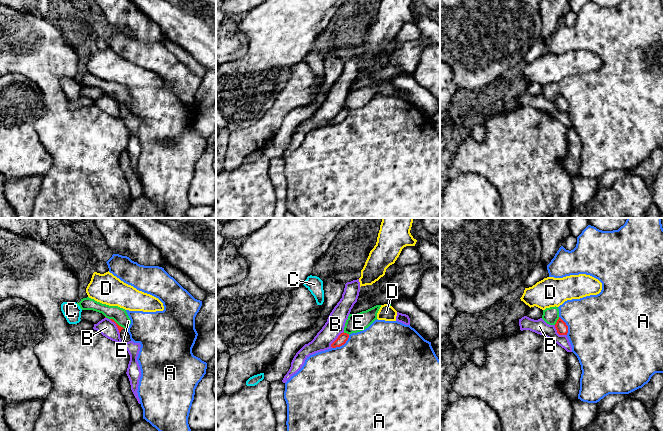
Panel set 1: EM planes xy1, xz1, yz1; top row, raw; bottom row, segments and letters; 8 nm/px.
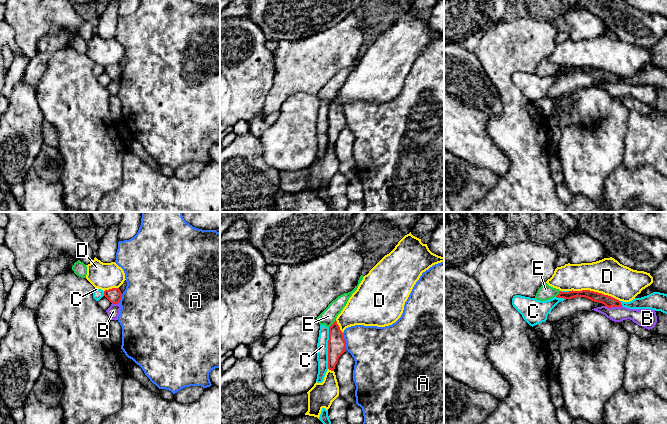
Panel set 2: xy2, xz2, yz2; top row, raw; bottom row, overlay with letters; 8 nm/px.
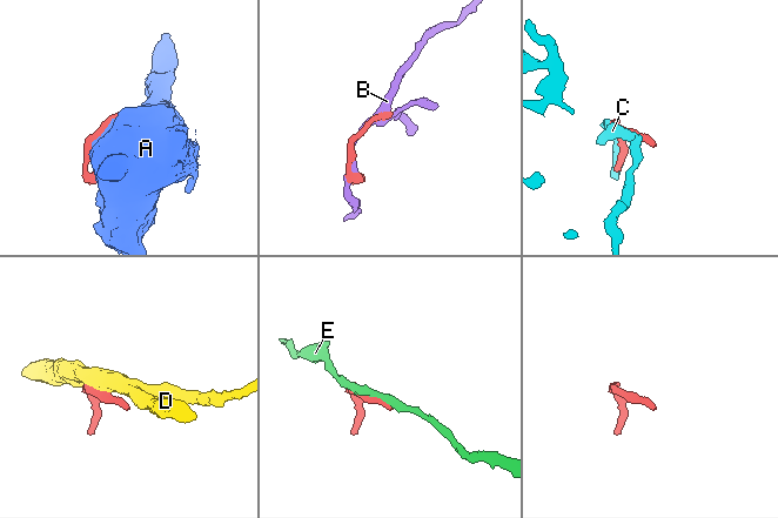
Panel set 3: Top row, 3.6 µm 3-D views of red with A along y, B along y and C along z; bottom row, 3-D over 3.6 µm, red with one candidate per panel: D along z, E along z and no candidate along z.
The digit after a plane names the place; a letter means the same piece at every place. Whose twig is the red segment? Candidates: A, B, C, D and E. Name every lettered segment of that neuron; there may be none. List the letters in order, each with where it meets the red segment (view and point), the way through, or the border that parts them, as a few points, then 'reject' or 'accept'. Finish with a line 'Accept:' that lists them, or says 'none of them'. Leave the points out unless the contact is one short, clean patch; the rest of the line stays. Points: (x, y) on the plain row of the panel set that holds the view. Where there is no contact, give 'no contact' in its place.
A: meets red in xz1 at (342, 120); reject
B: meets red in xz1 at (336, 115); reject
C: meets red in xz2 at (328, 124); reject
D: meets red in yz2 at (593, 67); reject
E: meets red in yz1 at (557, 97); reject
Accept: none of them

